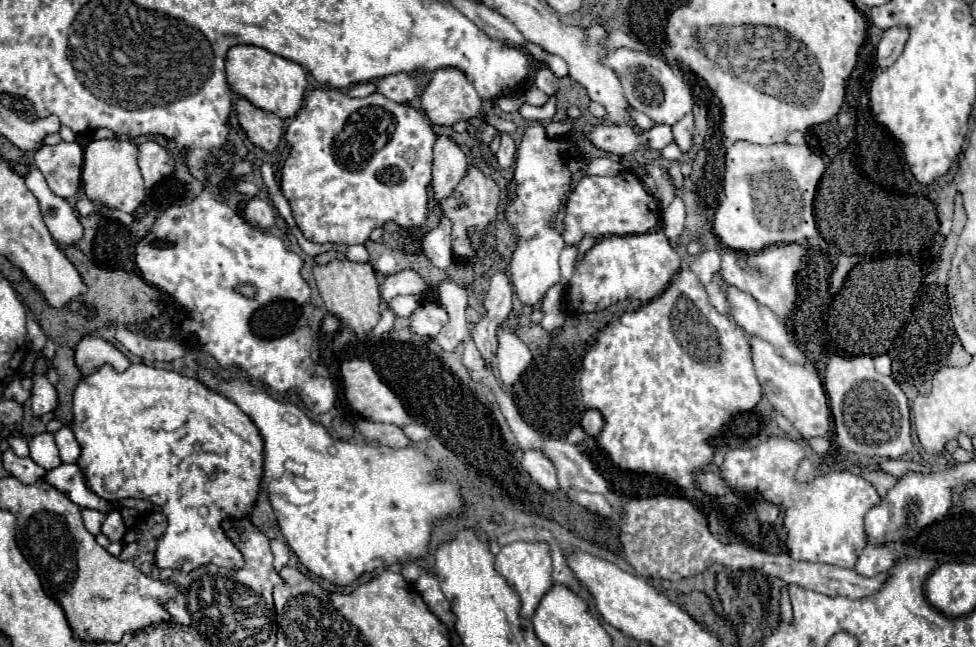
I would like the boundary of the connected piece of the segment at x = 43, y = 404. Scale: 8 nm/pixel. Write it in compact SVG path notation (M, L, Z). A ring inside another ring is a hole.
M33 376L31 402L33 402L31 408L33 408L33 414L35 416L41 416L45 412L55 410L55 406L57 406L57 390L47 380L47 376Z

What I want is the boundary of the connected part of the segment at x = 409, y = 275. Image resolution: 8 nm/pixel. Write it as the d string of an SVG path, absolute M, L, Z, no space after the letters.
M403 270L397 274L391 274L385 278L385 284L381 288L381 298L385 302L389 302L391 298L399 296L399 294L425 294L429 290L427 282L423 280L423 276L415 270Z

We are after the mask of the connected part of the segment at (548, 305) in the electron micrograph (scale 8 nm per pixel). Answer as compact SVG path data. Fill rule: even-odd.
M559 282L559 286L553 286L543 300L543 318L541 318L541 328L543 330L555 330L559 326L563 326L565 322L565 312L561 308L561 294L563 294L563 284Z

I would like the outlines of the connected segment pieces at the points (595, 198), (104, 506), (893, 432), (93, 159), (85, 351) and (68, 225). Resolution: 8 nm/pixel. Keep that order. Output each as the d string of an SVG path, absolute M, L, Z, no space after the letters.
M621 172L609 178L585 176L579 180L567 200L563 238L567 244L579 244L585 234L593 234L595 238L613 234L643 234L657 228L659 224L659 204L647 190L643 190L643 184L633 172Z
M61 464L53 470L49 470L45 474L45 480L51 486L55 486L59 492L63 492L67 498L71 498L75 504L79 504L81 508L93 508L93 510L99 510L99 512L105 512L105 514L109 510L113 510L111 502L95 496L95 492L91 492L85 486L83 474L79 472L77 464Z
M821 352L827 366L827 396L835 422L835 442L857 456L901 458L913 446L909 428L907 396L891 376L875 370L871 356L841 358L835 352Z
M117 136L111 140L91 140L85 148L83 164L83 190L89 200L123 210L135 212L135 208L145 198L145 182L139 168L139 146L133 138Z
M85 336L75 348L75 364L81 374L91 374L103 364L111 364L117 372L125 372L129 368L127 356L117 350L111 342L105 342L99 336Z
M29 166L25 174L27 188L37 196L43 220L57 244L65 246L77 246L83 238L83 224L79 222L77 210L61 196L53 194L45 176L39 172L39 168Z

